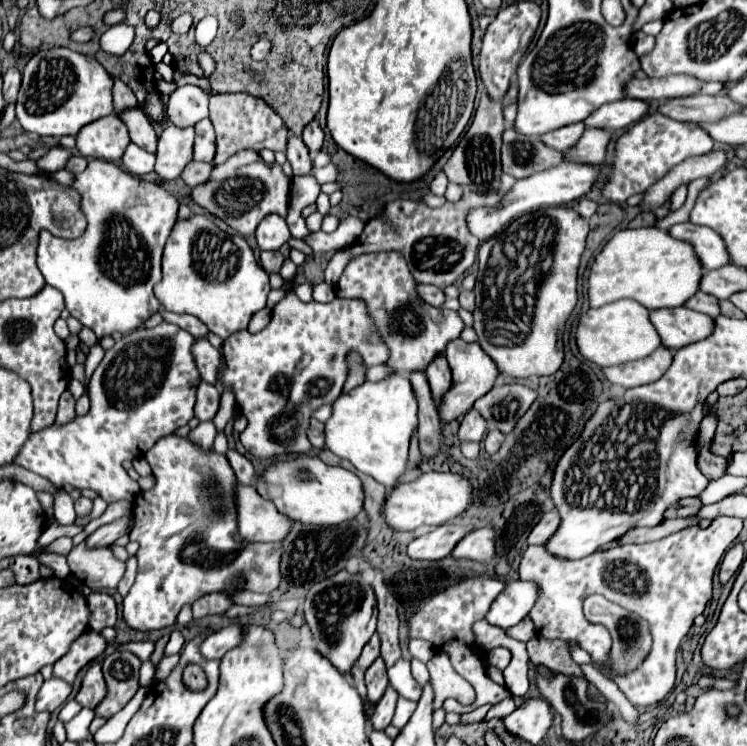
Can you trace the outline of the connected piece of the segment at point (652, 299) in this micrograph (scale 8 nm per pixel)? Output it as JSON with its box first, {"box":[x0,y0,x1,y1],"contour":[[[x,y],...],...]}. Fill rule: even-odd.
{"box":[589,228,703,310],"contour":[[[625,228],[619,230],[595,258],[589,274],[589,302],[593,308],[621,298],[633,298],[649,310],[683,306],[699,290],[703,266],[693,246],[675,240],[661,228]]]}

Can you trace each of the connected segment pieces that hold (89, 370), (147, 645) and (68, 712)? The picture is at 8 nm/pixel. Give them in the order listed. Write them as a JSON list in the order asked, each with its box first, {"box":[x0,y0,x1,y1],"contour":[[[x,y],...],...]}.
[{"box":[83,346,103,390],"contour":[[[95,346],[95,348],[89,350],[89,356],[87,356],[87,362],[85,362],[85,380],[83,380],[85,390],[87,390],[87,386],[89,386],[89,380],[91,380],[93,372],[95,372],[95,368],[97,368],[97,364],[101,362],[101,358],[103,358],[103,348]]]},{"box":[118,640,155,662],"contour":[[[147,640],[147,642],[127,642],[127,644],[119,646],[118,651],[129,650],[137,658],[141,658],[141,662],[147,662],[149,656],[151,656],[151,652],[153,652],[153,648],[155,648],[155,644],[151,640]]]},{"box":[59,700,81,722],"contour":[[[69,700],[63,708],[61,708],[61,712],[59,712],[59,718],[63,720],[63,722],[69,722],[77,712],[81,710],[81,706],[75,702],[75,700]]]}]

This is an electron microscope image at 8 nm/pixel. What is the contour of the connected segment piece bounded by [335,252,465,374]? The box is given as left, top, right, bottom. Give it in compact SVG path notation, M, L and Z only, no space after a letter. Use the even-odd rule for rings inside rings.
M399 252L391 254L359 254L345 266L339 284L335 284L337 298L357 298L367 304L367 314L375 322L377 336L383 338L389 360L385 366L395 372L425 372L433 356L443 354L447 344L459 338L463 322L459 314L447 308L433 308L417 296L417 282L413 280L407 262Z

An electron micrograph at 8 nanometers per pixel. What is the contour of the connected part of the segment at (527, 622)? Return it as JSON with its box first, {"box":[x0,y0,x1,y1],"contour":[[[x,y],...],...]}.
{"box":[507,616,535,642],"contour":[[[527,616],[527,618],[523,618],[523,622],[507,628],[507,634],[519,642],[529,642],[535,636],[535,626],[533,626],[531,618]]]}

